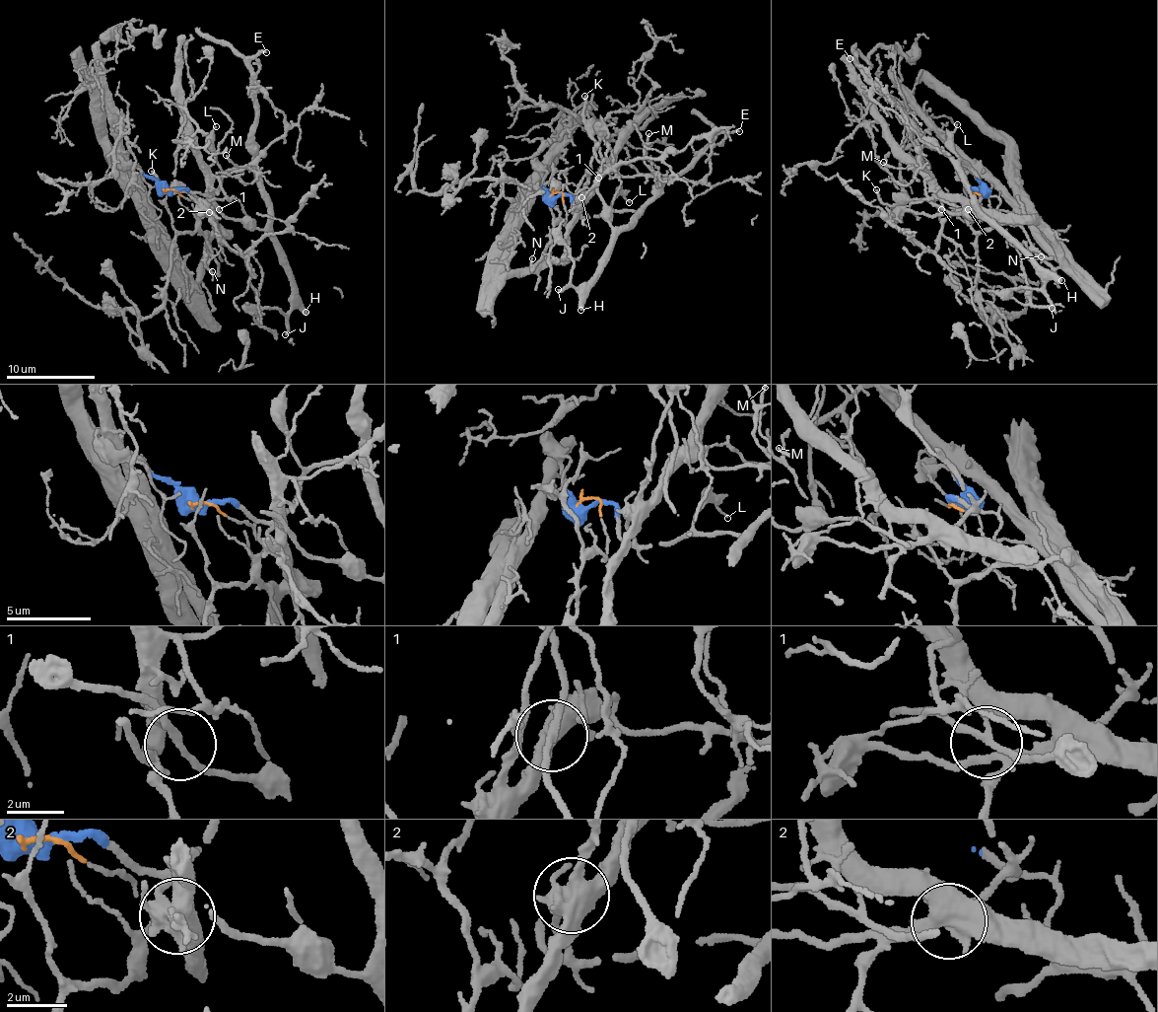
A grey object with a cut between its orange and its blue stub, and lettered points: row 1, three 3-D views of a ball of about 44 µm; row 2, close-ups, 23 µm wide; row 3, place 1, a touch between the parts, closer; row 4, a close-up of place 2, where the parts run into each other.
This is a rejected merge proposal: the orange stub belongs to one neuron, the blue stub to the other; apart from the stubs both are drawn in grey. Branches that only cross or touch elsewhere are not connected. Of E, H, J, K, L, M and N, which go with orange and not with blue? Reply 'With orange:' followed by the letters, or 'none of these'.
With orange: M, N

